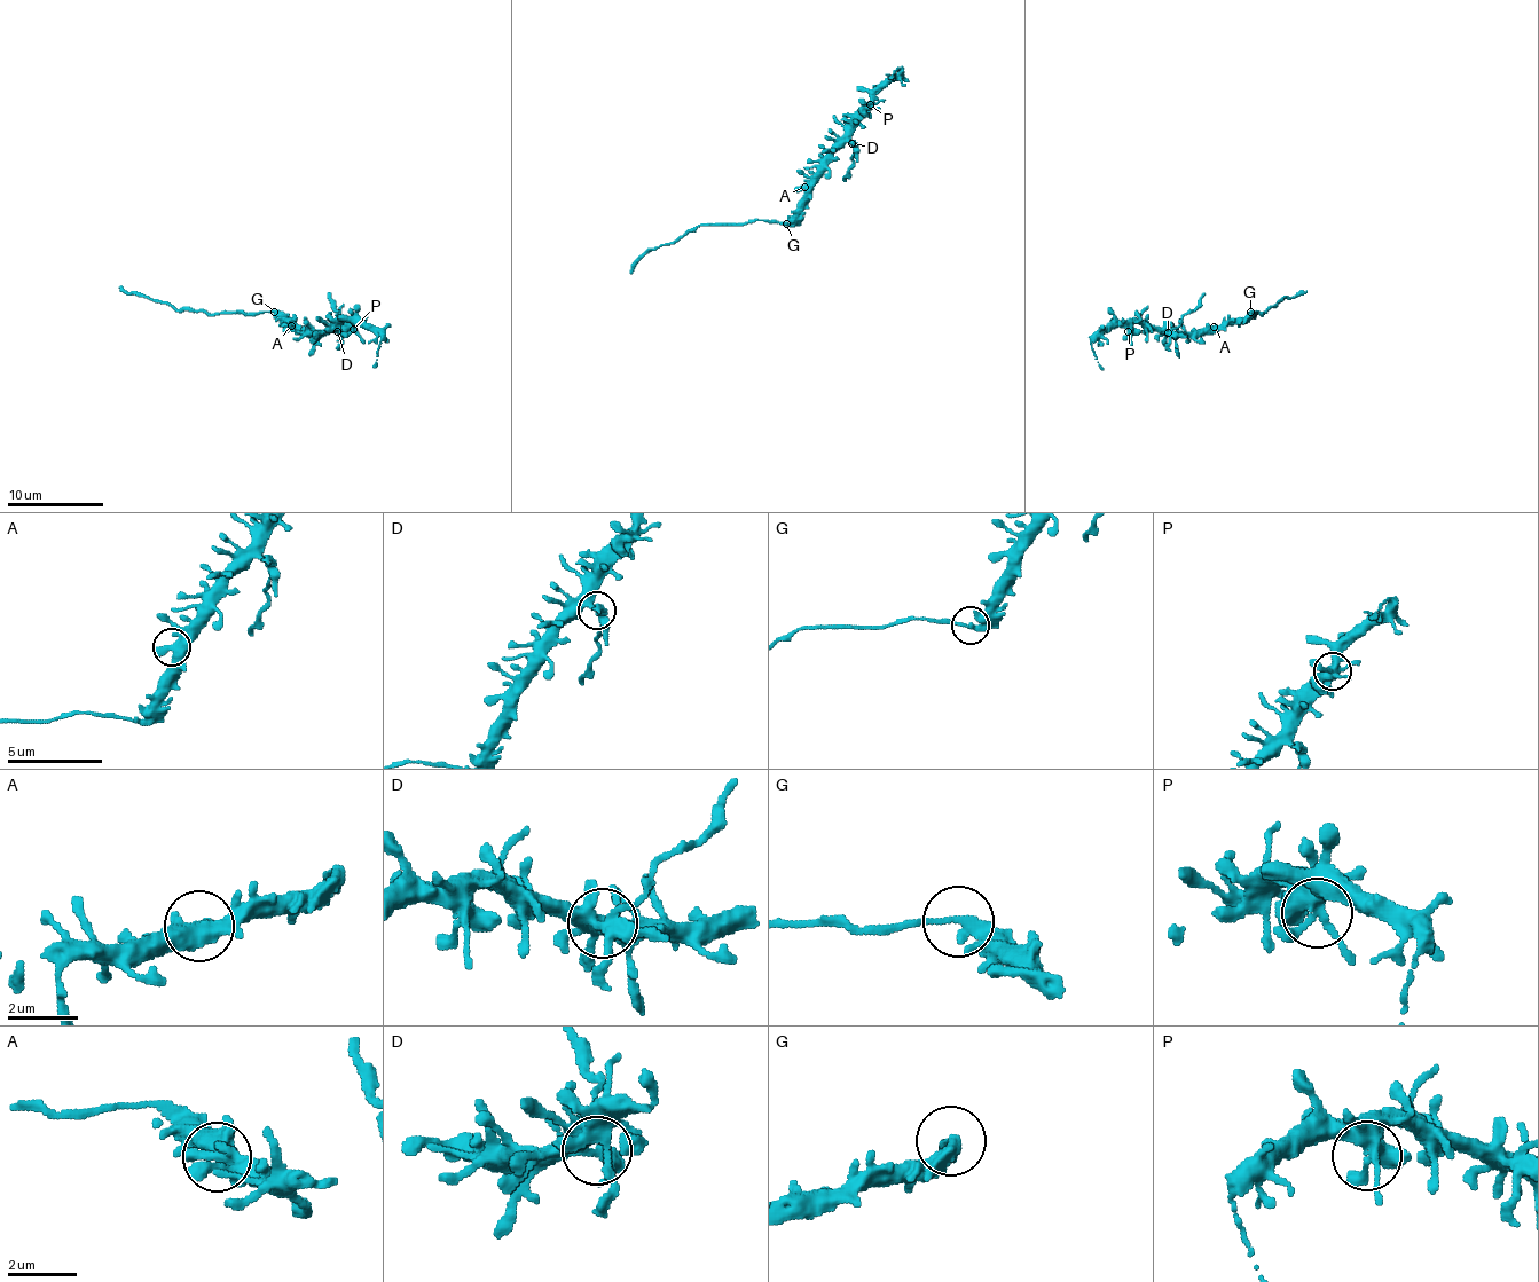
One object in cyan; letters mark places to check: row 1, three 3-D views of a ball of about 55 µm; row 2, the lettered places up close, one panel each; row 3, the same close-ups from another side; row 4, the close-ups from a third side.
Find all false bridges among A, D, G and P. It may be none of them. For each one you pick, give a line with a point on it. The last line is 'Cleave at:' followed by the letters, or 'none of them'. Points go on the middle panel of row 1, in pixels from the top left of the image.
D: (852, 143)
G: (786, 223)
Cleave at: D, G

